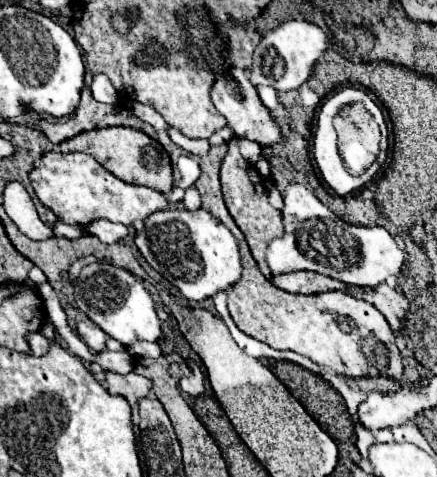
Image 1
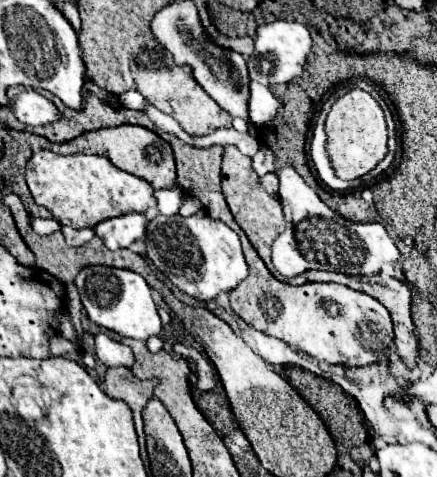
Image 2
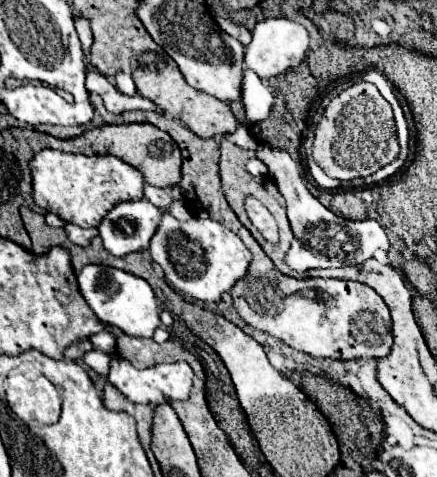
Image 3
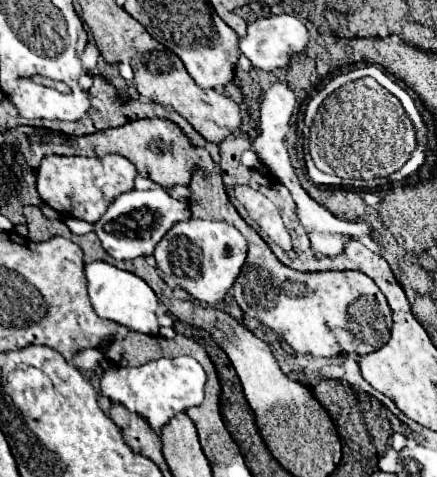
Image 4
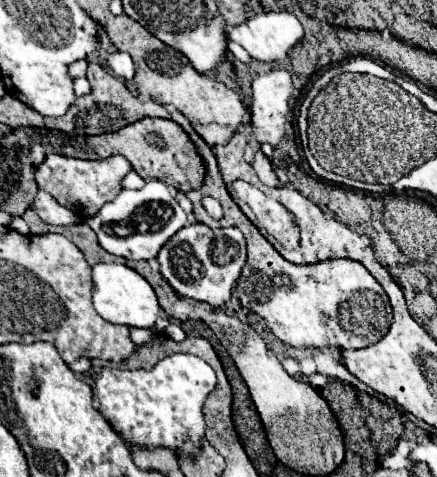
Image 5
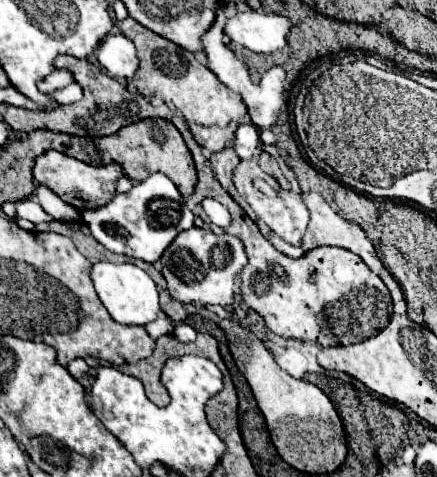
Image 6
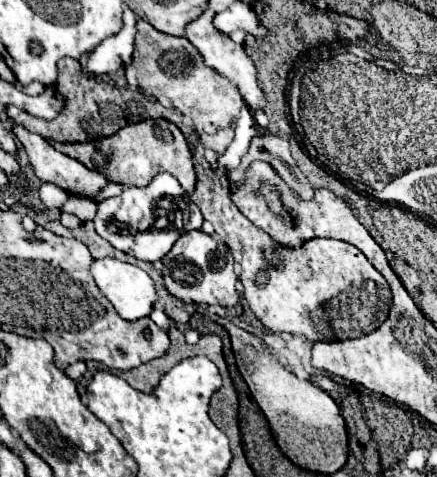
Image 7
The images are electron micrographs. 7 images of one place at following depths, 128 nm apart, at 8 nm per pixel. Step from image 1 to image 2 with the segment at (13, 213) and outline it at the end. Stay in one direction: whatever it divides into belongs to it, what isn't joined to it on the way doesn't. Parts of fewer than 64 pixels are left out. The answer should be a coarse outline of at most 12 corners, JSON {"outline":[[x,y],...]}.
{"outline":[[30,218],[32,230],[40,236],[48,236],[60,230],[56,220]]}

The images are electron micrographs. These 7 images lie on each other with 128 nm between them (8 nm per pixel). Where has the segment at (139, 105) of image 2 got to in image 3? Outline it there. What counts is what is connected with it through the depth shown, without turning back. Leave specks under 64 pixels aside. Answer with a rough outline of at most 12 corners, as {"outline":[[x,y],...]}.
{"outline":[[124,72],[116,74],[116,88],[126,96],[136,94],[134,82]]}

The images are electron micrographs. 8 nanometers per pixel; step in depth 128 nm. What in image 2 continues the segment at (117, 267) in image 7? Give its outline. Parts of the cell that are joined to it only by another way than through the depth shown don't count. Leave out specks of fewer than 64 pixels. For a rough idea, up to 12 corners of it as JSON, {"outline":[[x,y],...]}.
{"outline":[[86,266],[76,276],[92,322],[126,338],[160,334],[146,280]]}

